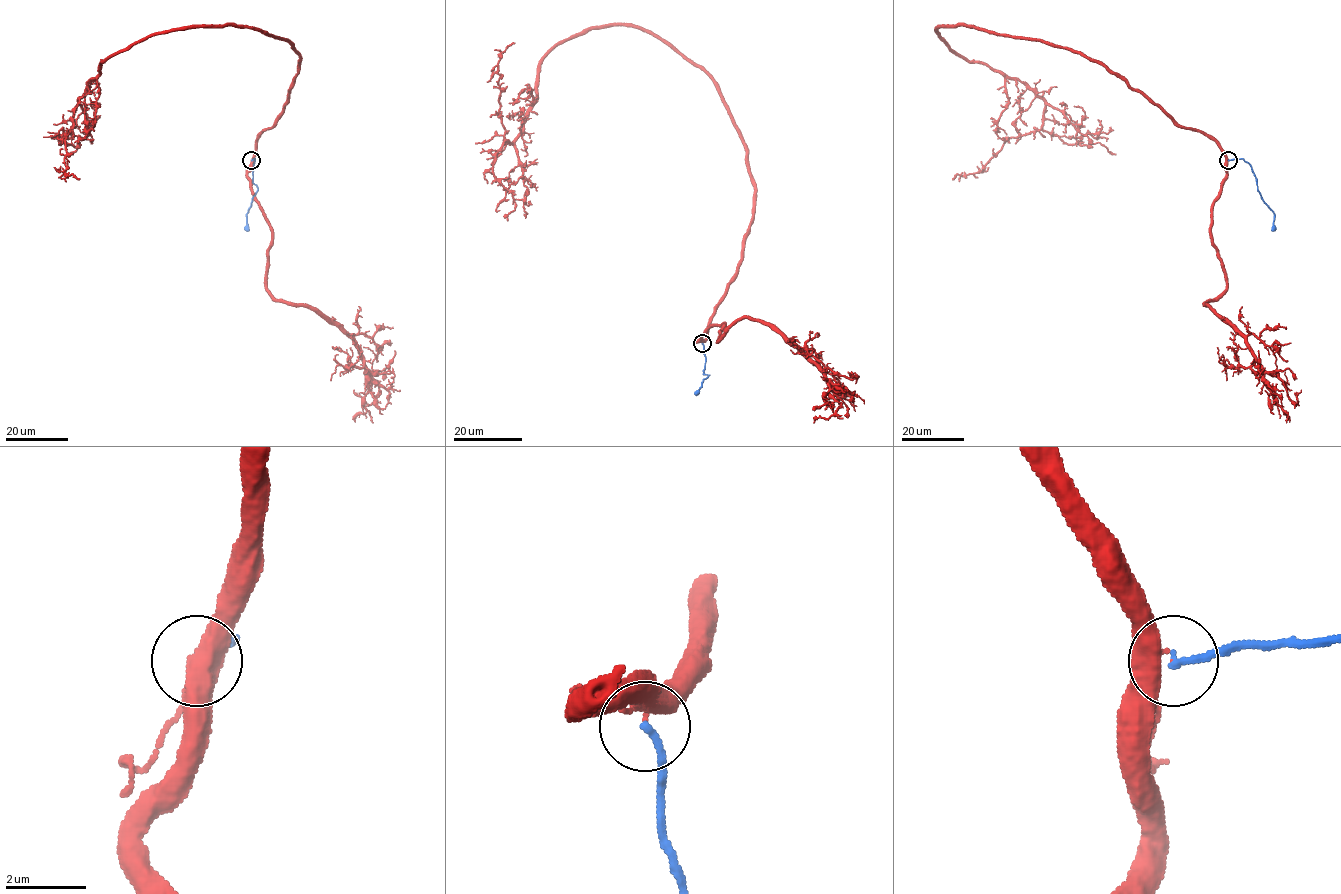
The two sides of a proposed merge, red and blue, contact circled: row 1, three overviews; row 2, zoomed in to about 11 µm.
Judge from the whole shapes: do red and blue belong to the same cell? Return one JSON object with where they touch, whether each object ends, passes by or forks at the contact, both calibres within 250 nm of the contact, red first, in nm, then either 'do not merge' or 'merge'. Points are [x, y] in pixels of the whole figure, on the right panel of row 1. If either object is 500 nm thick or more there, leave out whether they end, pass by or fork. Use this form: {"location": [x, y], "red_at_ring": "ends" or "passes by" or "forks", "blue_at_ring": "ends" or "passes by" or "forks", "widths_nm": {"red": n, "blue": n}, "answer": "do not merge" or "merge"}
{"location": [1228, 160], "red_at_ring": "passes by", "blue_at_ring": "ends", "widths_nm": {"red": 240, "blue": 180}, "answer": "do not merge"}

